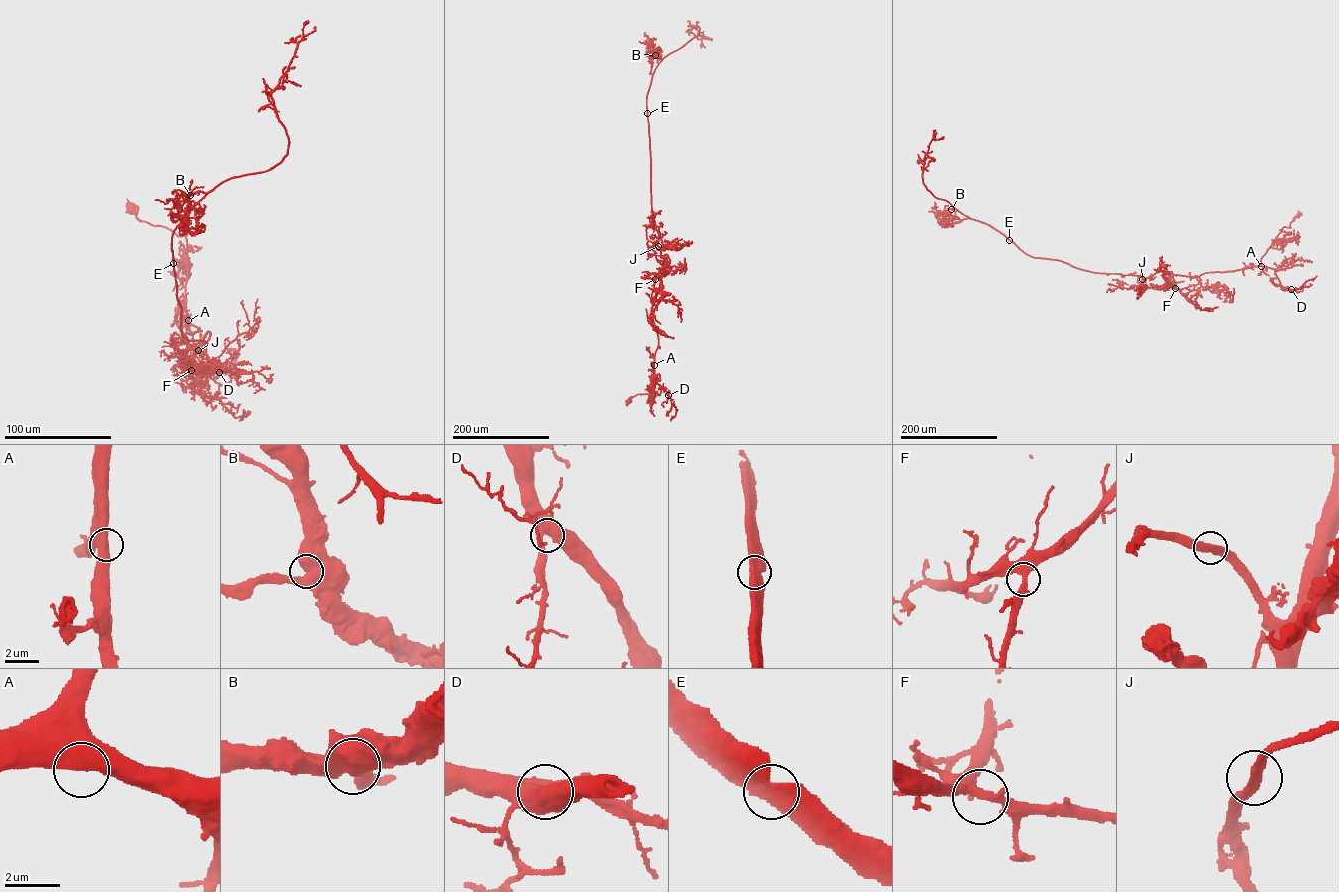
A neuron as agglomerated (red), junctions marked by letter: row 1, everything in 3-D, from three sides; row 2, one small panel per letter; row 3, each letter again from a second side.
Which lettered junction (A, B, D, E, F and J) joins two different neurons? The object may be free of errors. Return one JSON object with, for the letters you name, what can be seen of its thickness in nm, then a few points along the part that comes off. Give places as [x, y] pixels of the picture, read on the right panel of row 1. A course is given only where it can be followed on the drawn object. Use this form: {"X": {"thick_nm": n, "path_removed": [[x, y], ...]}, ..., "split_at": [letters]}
{"split_at": []}

